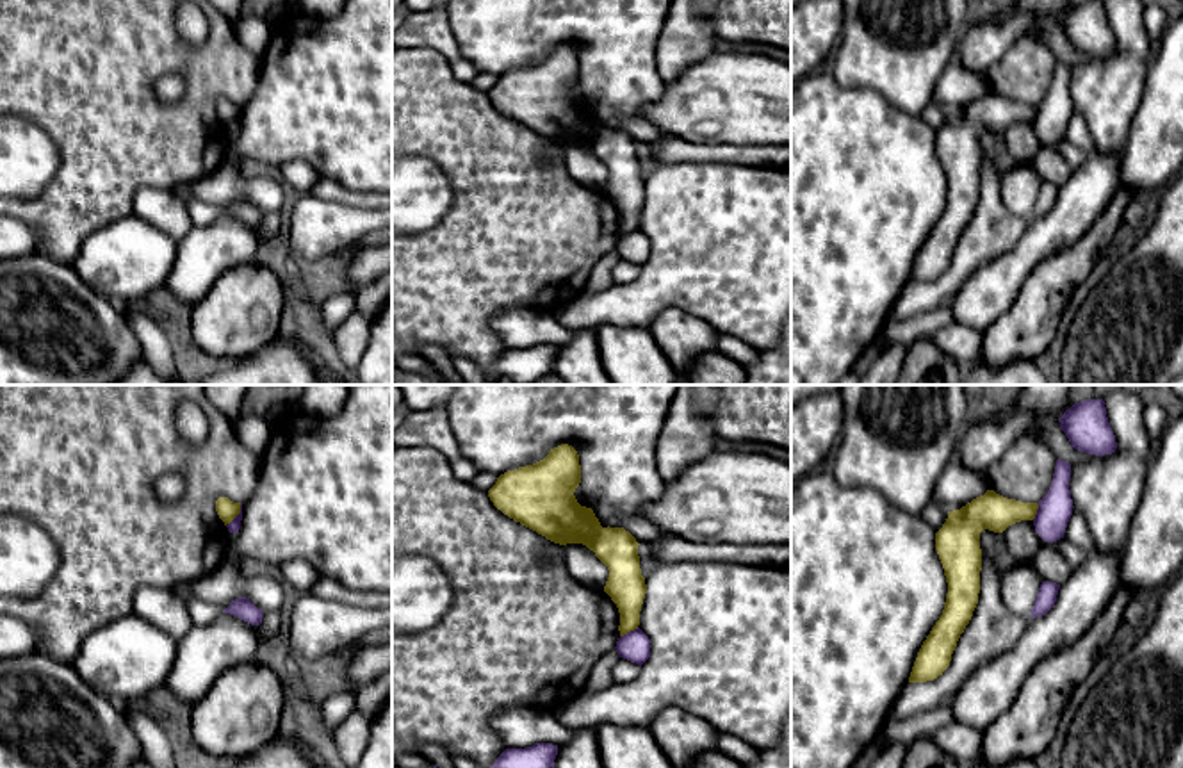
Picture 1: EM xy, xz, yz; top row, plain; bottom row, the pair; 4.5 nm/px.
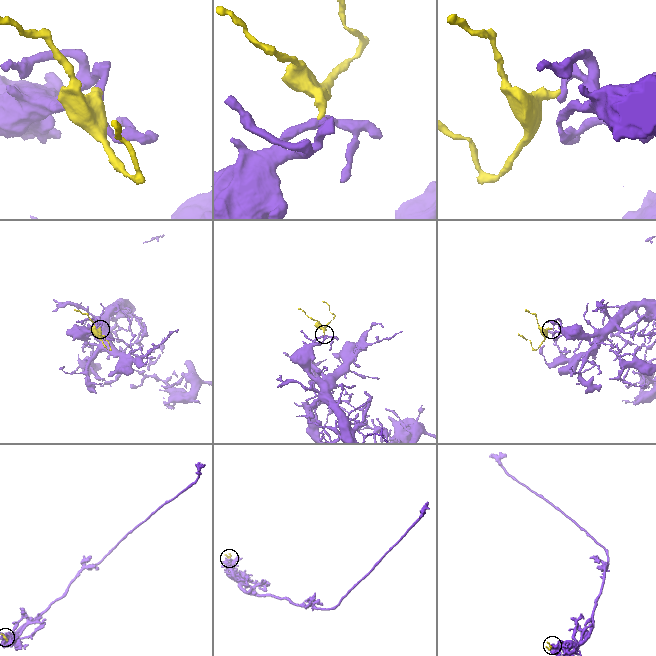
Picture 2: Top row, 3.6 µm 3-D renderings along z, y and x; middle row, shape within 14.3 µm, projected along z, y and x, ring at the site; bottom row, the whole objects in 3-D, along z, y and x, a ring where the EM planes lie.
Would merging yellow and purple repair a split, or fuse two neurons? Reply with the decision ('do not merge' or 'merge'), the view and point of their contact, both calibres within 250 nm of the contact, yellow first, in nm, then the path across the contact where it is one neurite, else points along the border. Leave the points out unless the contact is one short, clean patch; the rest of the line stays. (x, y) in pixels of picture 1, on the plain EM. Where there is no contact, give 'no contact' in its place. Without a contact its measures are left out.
do not merge; meets yellow in xy at (236, 116); 90 nm thick on the yellow side, 60 nm on the other; border along xy (241, 104), (241, 111), (225, 125)

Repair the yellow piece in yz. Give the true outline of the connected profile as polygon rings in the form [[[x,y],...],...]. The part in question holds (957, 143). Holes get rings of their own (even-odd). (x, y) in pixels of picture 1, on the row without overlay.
[[[994,91],[973,100],[948,119],[935,134],[935,151],[944,169],[948,194],[942,216],[923,242],[909,283],[934,282],[950,267],[960,235],[978,205],[983,130],[1003,134],[1021,121],[1033,121],[1037,103],[1007,100]]]

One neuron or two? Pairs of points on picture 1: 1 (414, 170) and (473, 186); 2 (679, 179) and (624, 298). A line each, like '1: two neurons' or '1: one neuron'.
1: two neurons
2: one neuron

